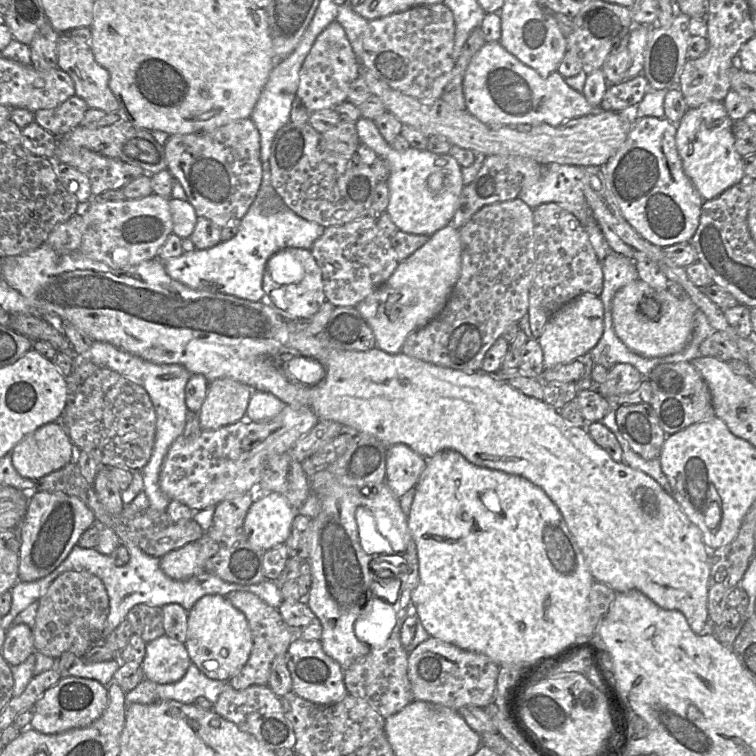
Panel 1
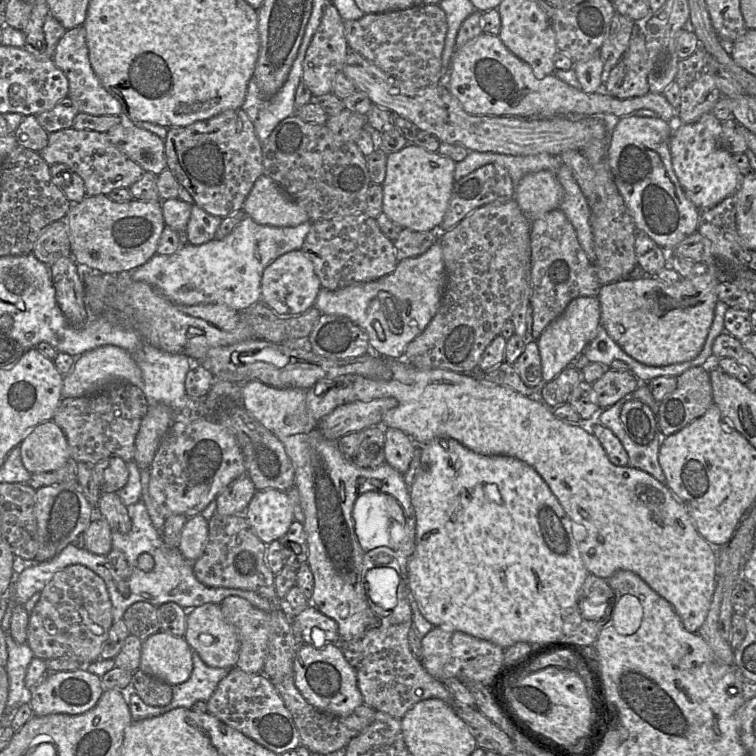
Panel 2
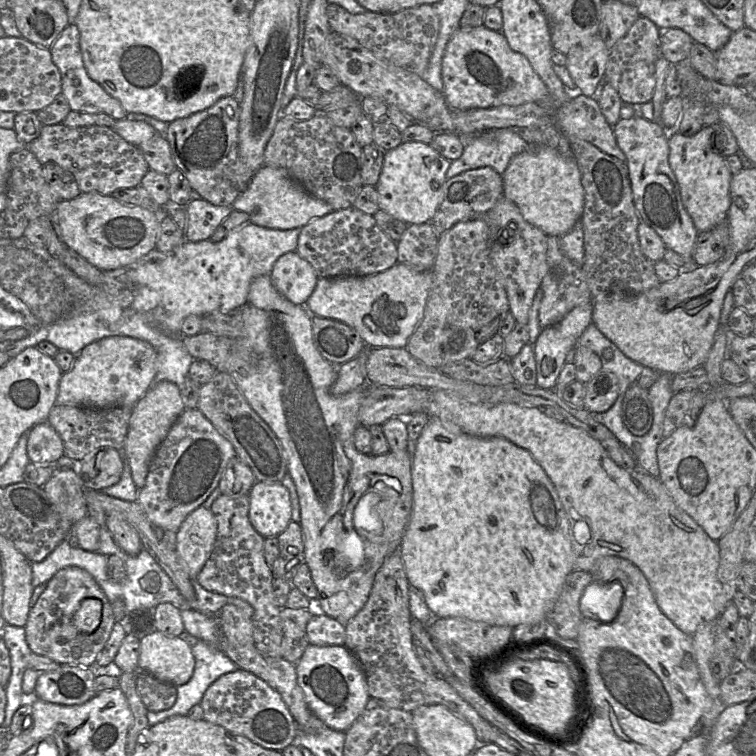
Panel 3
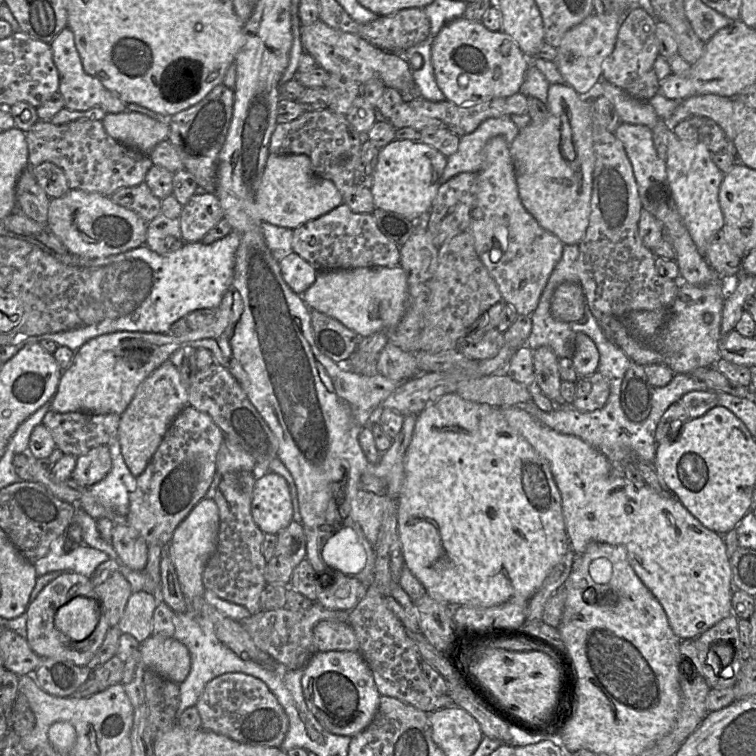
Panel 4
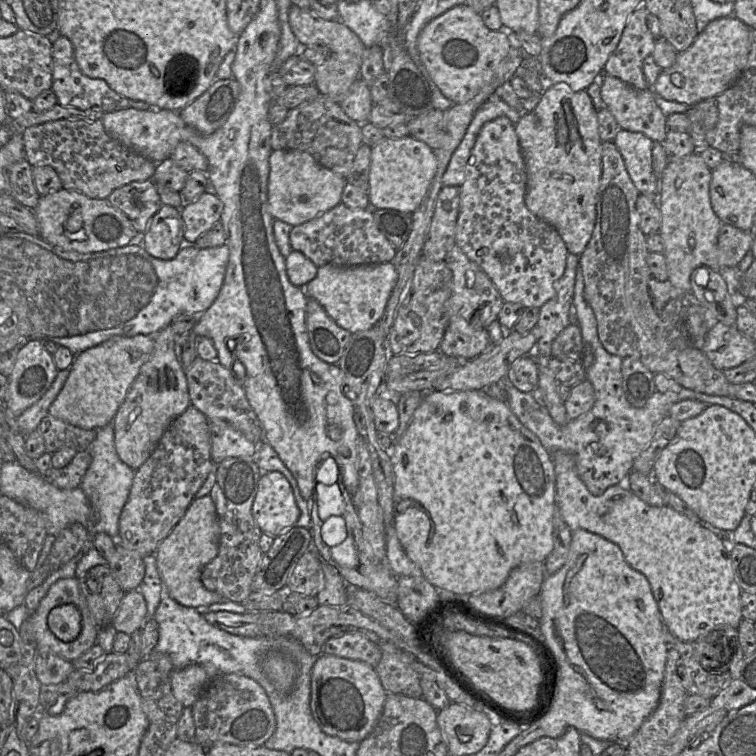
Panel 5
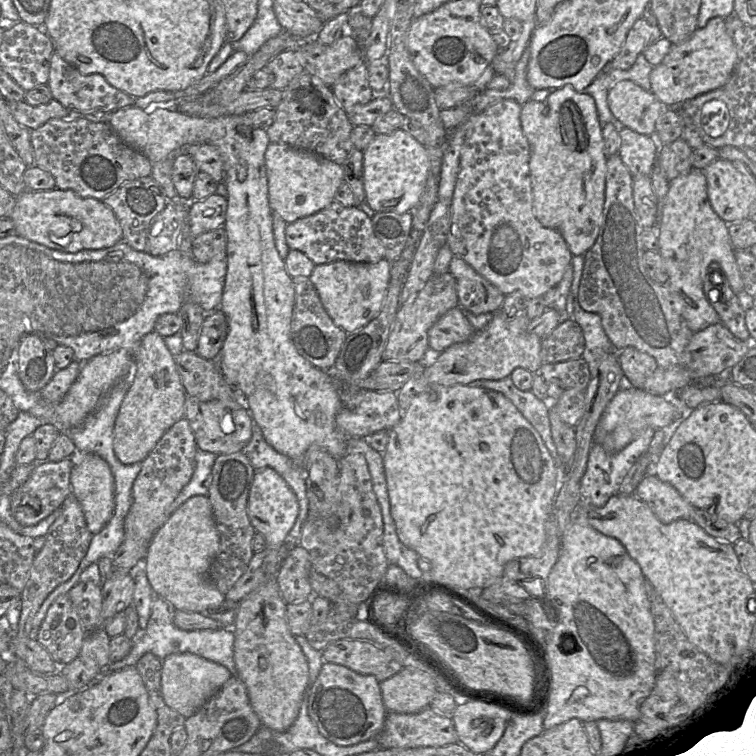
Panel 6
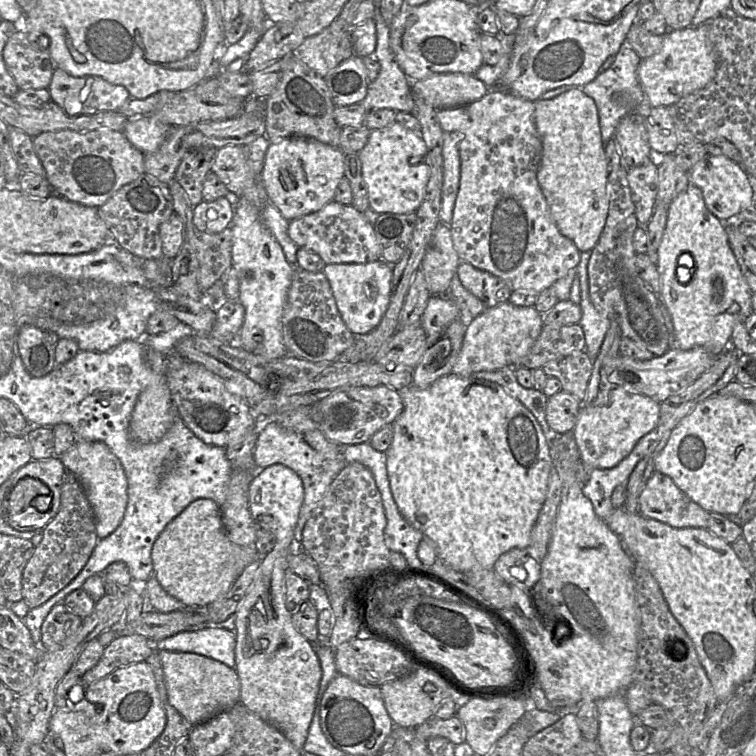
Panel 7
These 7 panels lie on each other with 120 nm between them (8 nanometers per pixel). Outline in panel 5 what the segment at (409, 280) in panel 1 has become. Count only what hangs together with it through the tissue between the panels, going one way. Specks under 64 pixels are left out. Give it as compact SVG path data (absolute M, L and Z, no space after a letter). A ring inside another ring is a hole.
M392 262L360 266L323 265L318 267L316 277L306 284L304 291L323 307L337 325L353 334L368 330L380 321L396 282L397 272Z

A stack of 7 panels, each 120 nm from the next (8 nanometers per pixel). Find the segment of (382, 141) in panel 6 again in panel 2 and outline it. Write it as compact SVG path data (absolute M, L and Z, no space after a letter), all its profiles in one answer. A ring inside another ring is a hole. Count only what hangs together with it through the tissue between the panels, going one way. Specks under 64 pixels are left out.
M407 144L387 155L383 212L397 225L417 232L438 231L452 194L456 162L438 152Z

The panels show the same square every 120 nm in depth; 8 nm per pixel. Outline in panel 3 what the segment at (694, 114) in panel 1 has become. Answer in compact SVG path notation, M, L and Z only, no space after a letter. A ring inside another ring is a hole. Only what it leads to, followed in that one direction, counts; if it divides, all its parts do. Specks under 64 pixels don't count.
M704 126L692 136L684 136L677 131L668 132L668 160L680 189L682 203L698 232L711 231L727 222L732 178L725 157L712 149L711 137L714 129L712 126Z

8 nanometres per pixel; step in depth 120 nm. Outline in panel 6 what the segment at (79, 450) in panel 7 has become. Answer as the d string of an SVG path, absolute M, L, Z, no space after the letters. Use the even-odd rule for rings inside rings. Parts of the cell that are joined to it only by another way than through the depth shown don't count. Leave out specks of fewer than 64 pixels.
M94 453L78 454L69 459L73 461L71 471L71 492L83 509L86 522L92 533L100 533L110 522L115 509L115 483L109 464Z

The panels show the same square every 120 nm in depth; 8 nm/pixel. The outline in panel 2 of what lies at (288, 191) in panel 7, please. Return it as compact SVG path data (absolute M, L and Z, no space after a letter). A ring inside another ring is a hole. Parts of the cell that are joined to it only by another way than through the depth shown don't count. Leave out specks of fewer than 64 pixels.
M266 175L256 180L242 210L256 223L274 227L293 227L310 220L306 211Z

